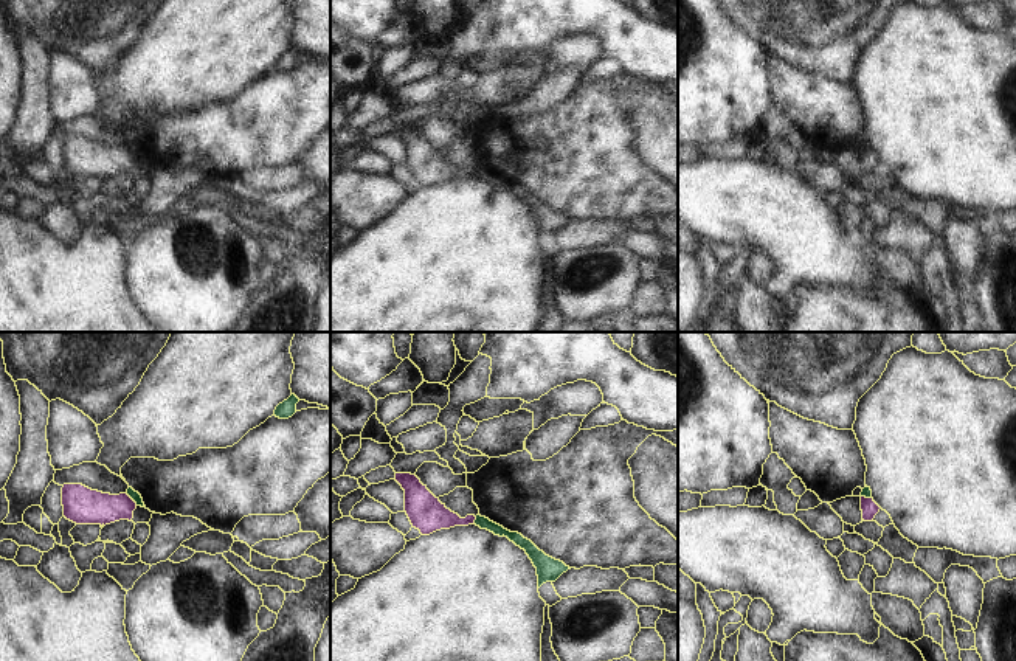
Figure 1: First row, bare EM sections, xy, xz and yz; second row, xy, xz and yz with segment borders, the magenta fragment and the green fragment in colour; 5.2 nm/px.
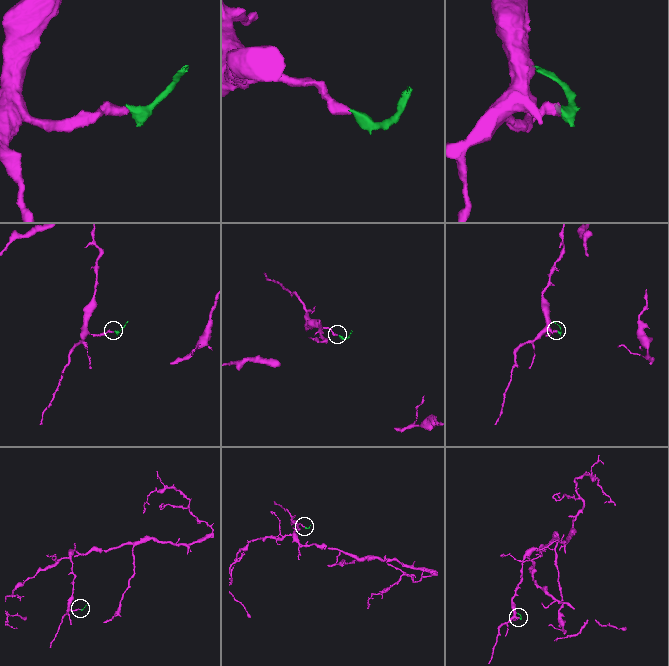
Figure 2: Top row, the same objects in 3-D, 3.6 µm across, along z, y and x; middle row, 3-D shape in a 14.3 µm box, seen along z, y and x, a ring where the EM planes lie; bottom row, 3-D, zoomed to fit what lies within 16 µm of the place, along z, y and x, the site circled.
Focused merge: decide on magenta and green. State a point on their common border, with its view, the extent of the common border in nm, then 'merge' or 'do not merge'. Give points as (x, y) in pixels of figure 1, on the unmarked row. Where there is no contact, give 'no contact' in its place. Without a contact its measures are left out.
meets magenta in xy at (132, 152); contact 90 nm long; do not merge

